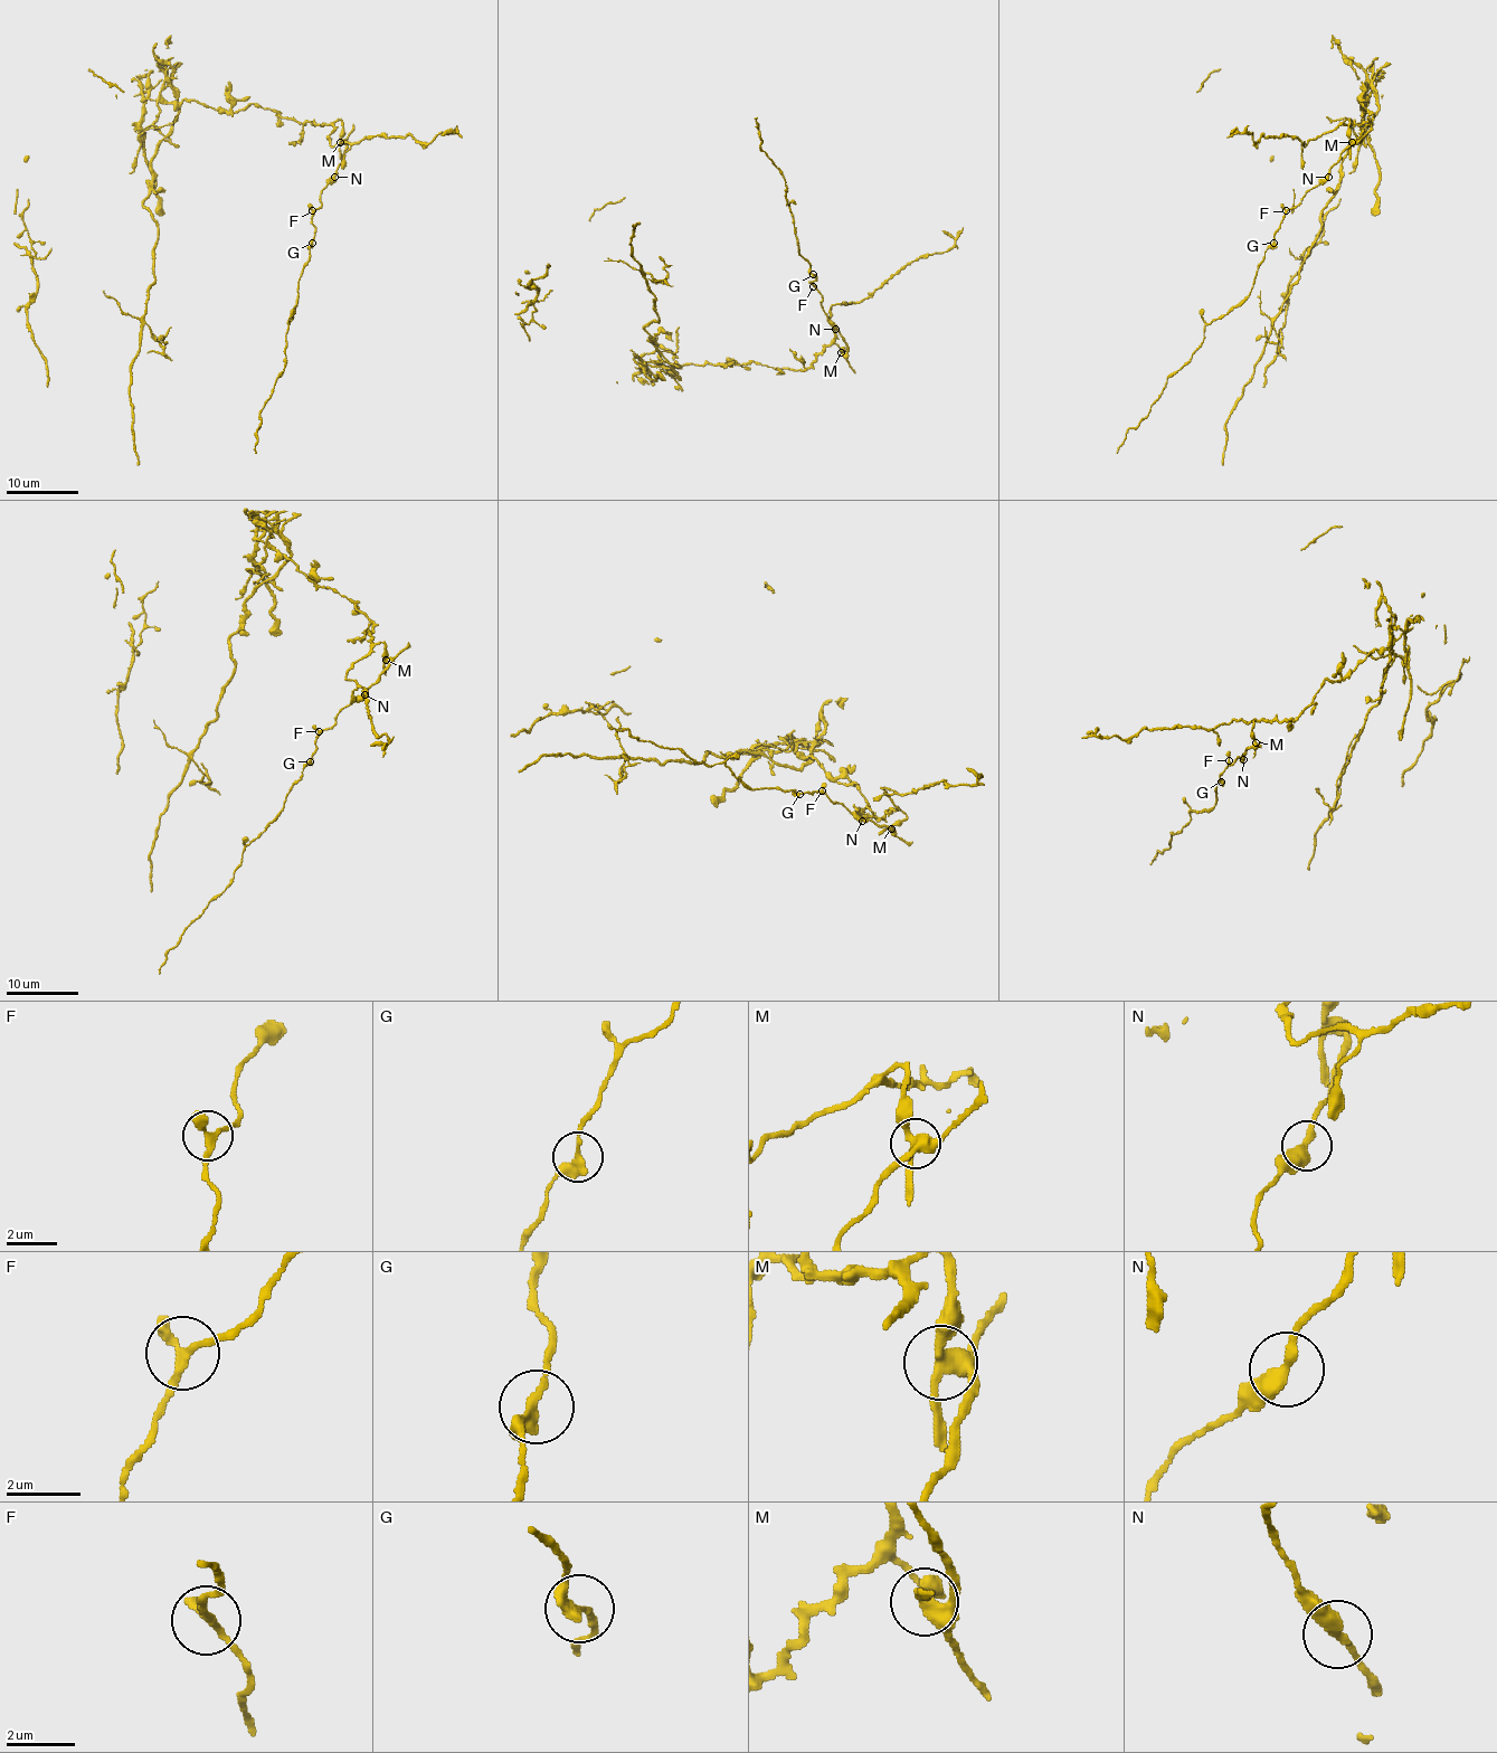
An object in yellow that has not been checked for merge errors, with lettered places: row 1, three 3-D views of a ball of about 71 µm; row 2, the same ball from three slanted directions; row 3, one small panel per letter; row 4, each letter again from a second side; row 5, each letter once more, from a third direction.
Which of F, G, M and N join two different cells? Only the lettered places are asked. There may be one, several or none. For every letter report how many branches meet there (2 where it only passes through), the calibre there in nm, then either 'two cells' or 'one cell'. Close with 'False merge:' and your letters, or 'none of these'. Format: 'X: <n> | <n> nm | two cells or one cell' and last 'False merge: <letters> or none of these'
F: 3 | 220 nm | one cell
G: 2 | 300 nm | one cell
M: 4 | 360 nm | two cells
N: 2 | 360 nm | one cell
False merge: M

